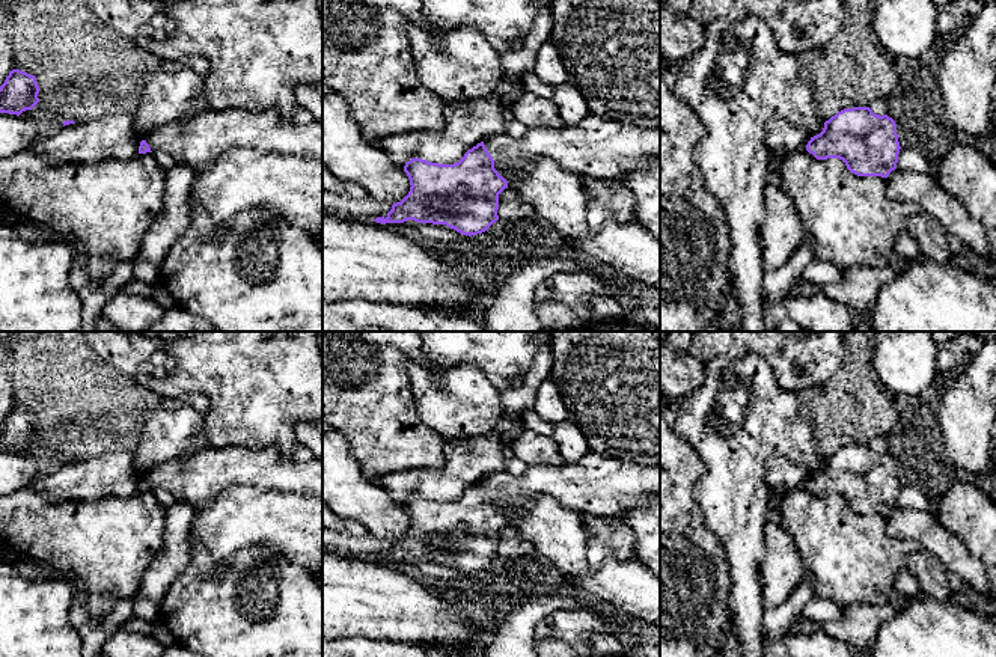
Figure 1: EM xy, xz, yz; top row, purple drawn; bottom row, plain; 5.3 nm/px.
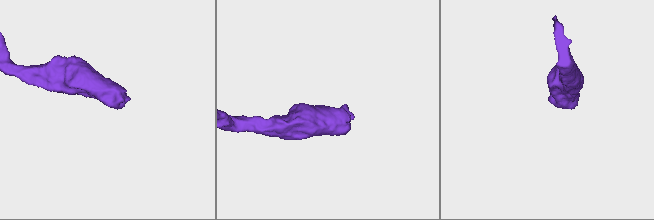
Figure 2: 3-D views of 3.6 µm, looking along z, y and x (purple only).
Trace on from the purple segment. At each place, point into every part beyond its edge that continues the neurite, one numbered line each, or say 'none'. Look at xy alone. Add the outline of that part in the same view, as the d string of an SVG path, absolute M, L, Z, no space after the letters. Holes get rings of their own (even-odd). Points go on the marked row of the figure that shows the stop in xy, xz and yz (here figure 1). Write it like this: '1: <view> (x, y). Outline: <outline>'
1: xy (196, 143). Outline: M297 107L292 116L282 122L277 110L214 110L209 108L187 124L169 124L146 136L152 152L164 151L187 164L193 172L202 170L220 154L232 149L255 149L271 154L309 157L322 163L322 122L312 119Z

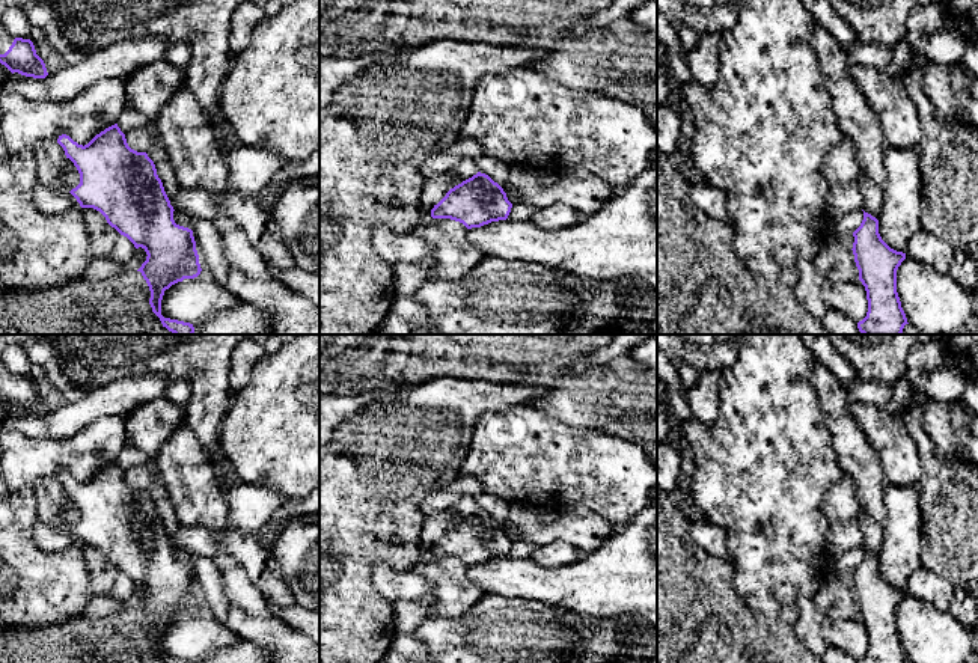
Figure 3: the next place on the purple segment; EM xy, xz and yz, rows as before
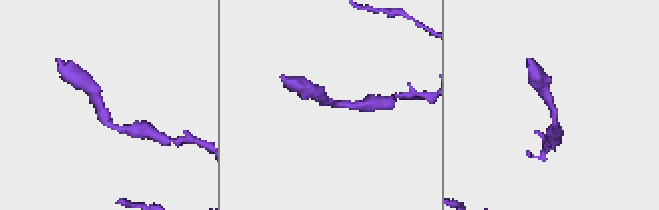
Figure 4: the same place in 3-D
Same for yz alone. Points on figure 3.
none

